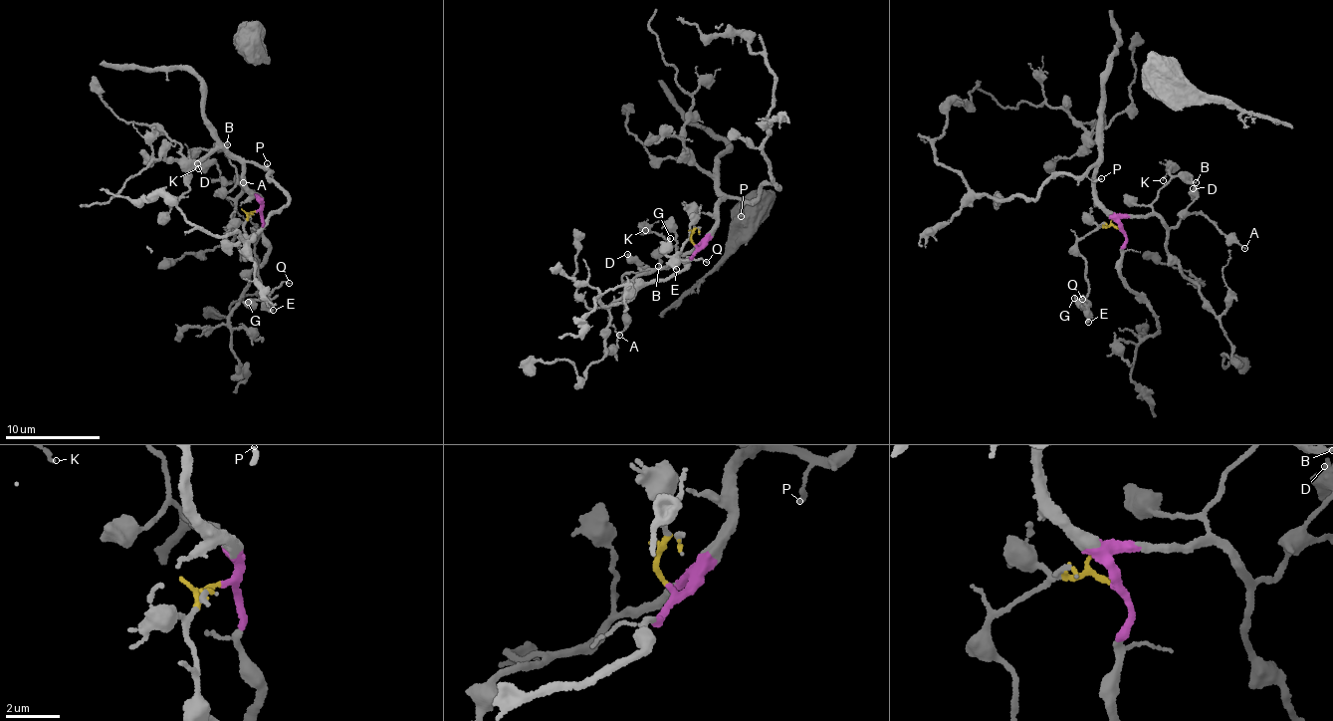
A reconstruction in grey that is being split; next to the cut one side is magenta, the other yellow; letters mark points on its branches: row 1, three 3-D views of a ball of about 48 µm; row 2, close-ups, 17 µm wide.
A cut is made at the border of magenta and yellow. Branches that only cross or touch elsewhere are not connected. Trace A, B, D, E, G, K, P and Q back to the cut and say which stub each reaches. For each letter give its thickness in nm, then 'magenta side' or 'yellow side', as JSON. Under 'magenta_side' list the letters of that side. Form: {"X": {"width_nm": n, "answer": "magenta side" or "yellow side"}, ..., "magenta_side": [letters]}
{"A": {"width_nm": 130, "answer": "magenta side"}, "B": {"width_nm": 220, "answer": "magenta side"}, "D": {"width_nm": 360, "answer": "magenta side"}, "E": {"width_nm": 380, "answer": "yellow side"}, "G": {"width_nm": 400, "answer": "yellow side"}, "K": {"width_nm": 130, "answer": "magenta side"}, "P": {"width_nm": 160, "answer": "magenta side"}, "Q": {"width_nm": 140, "answer": "yellow side"}, "magenta_side": ["A", "B", "D", "K", "P"]}

